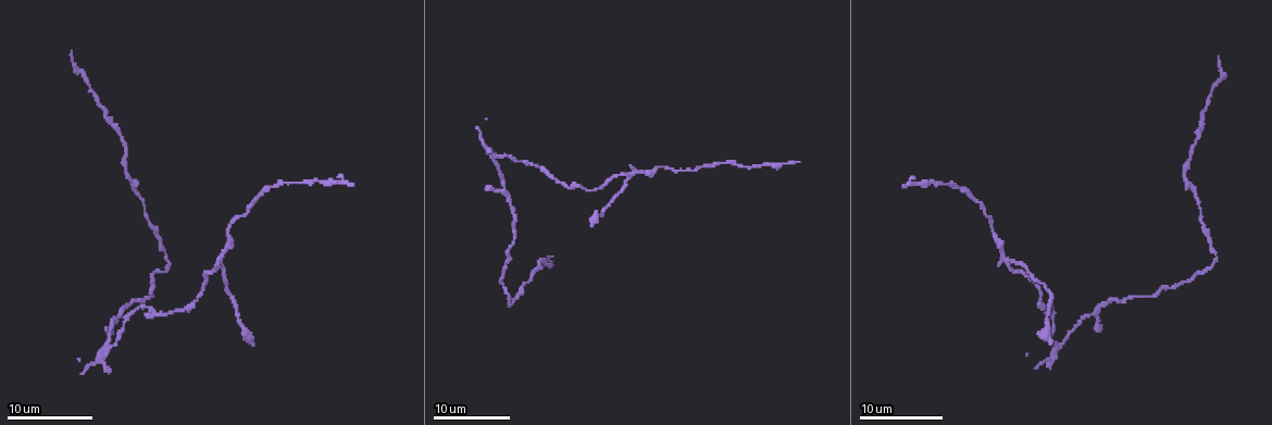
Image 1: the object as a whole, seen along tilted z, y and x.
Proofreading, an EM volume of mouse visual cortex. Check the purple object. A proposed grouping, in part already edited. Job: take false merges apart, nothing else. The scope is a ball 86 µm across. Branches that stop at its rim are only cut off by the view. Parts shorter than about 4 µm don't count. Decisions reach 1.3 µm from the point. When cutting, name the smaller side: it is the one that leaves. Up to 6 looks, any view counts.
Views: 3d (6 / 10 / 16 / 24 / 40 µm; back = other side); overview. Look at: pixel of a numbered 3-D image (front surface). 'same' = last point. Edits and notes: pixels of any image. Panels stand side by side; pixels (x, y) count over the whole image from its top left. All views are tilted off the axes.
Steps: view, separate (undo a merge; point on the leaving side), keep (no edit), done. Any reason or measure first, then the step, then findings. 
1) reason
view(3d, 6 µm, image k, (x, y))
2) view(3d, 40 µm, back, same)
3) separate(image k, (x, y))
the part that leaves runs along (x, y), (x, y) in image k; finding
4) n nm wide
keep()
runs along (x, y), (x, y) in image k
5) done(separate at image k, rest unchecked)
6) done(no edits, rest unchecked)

sudden change in width
view(3d, 6 µm, image 1, (157, 239))

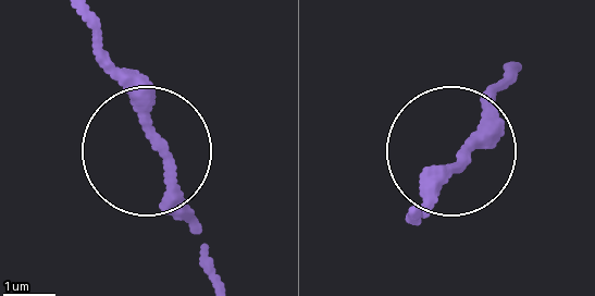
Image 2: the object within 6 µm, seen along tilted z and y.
220 nm wide
keep()
runs along (214, 281), (141, 87), (87, 27) in image 2; continuous, no second neuron

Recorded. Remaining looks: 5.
calibre changes
view(3d, 10 µm, image 1, (505, 184))

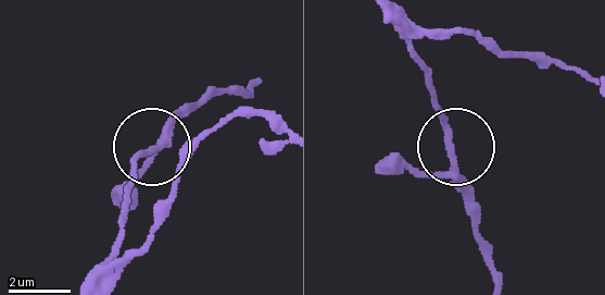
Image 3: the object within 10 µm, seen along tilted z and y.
view(3d, 6 µm, image 3, (452, 156))

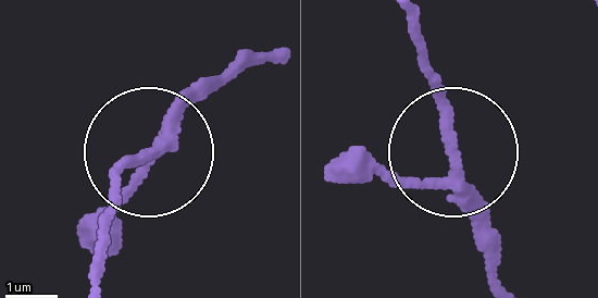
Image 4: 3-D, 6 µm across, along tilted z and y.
3 arms
keep()
continuous, no second neuron

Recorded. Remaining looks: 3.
branch point
view(3d, 16 µm, image 1, (495, 154))

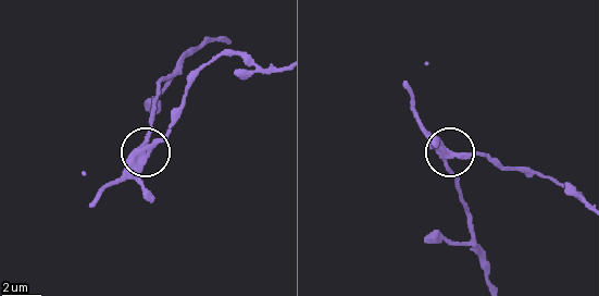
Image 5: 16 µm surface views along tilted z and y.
view(3d, 16 µm, back, image 5, (144, 153))

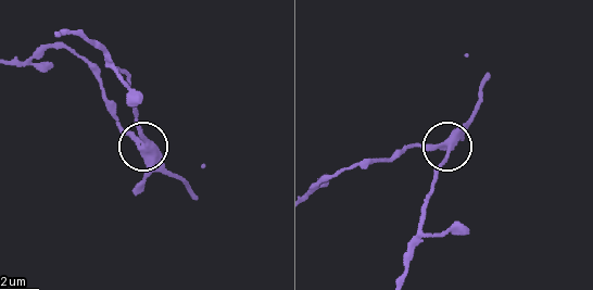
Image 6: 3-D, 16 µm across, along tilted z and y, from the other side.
290 nm wide
keep()
all the same neuron

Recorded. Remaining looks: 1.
done(no edits, rest unchecked)

